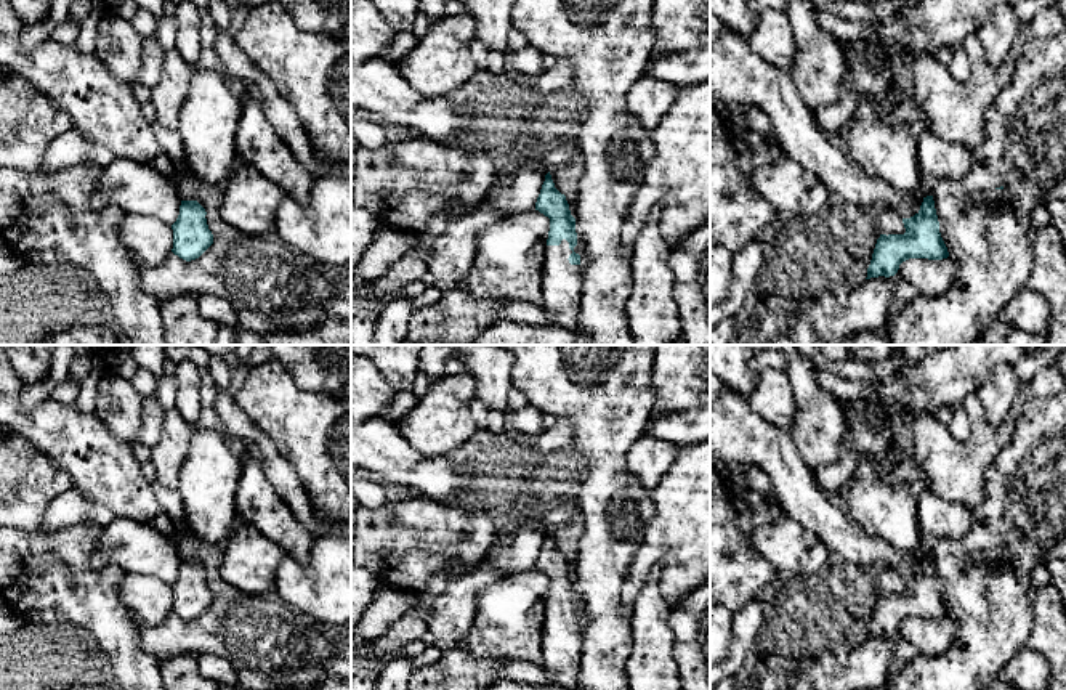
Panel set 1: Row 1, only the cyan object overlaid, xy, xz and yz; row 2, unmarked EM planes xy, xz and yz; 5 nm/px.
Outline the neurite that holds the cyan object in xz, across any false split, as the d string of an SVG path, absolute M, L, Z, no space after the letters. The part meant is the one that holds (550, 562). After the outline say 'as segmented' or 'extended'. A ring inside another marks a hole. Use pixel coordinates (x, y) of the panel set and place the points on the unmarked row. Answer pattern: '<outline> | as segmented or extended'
M550 531L545 534L545 541L535 562L535 570L550 578L550 591L542 627L545 672L556 685L566 687L569 690L582 690L579 687L582 627L580 615L574 611L574 607L577 605L575 578L571 574L566 555L555 547Z | extended

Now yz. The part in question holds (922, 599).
M933 555L923 557L920 570L902 578L904 594L880 594L877 599L867 637L894 635L899 624L909 618L943 619L949 616L939 592Z | as segmented

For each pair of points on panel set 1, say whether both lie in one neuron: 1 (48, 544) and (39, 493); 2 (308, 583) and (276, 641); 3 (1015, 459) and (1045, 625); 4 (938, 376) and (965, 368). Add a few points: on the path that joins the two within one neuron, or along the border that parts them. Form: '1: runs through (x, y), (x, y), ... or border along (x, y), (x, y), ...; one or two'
1: border along (16, 528), (26, 533), (37, 533); two
2: border along (274, 596), (306, 613), (319, 625); two
3: border along (1029, 586), (1031, 625); two
4: runs through (944, 376), (959, 371); one

